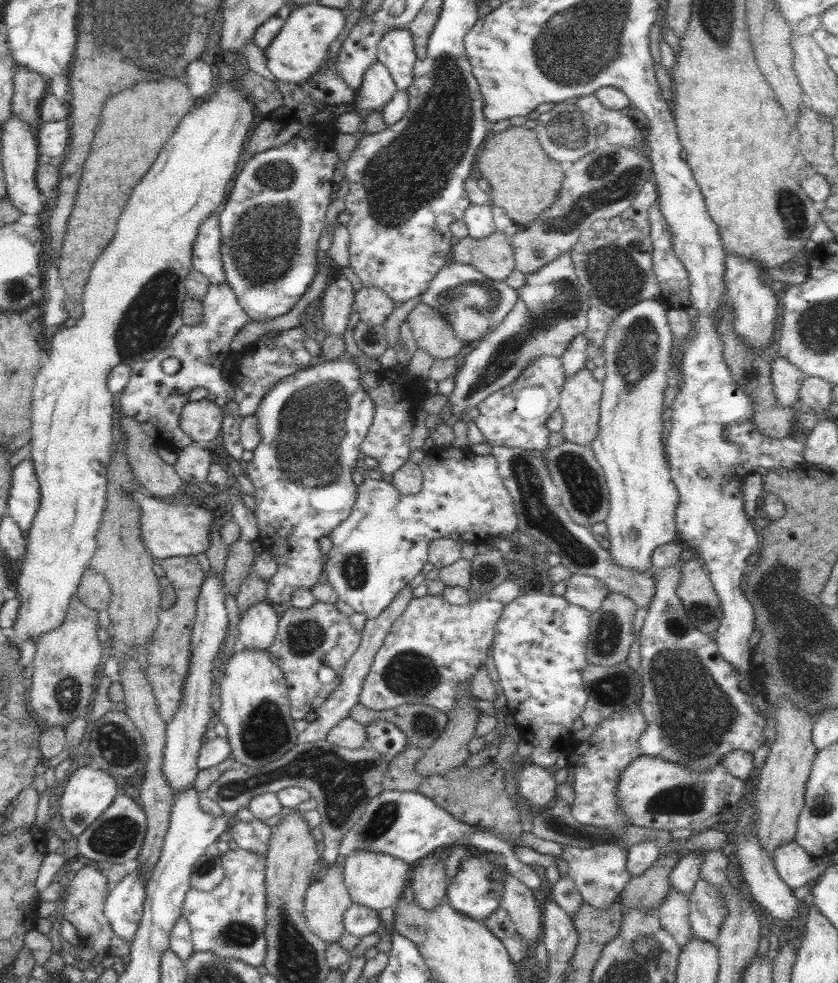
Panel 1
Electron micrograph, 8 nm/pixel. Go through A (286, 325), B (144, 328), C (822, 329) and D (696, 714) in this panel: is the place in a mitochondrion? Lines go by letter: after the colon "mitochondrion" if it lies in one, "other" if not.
A: other
B: mitochondrion
C: mitochondrion
D: mitochondrion

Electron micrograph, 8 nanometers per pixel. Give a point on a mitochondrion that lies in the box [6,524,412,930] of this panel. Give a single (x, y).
(344, 783)

